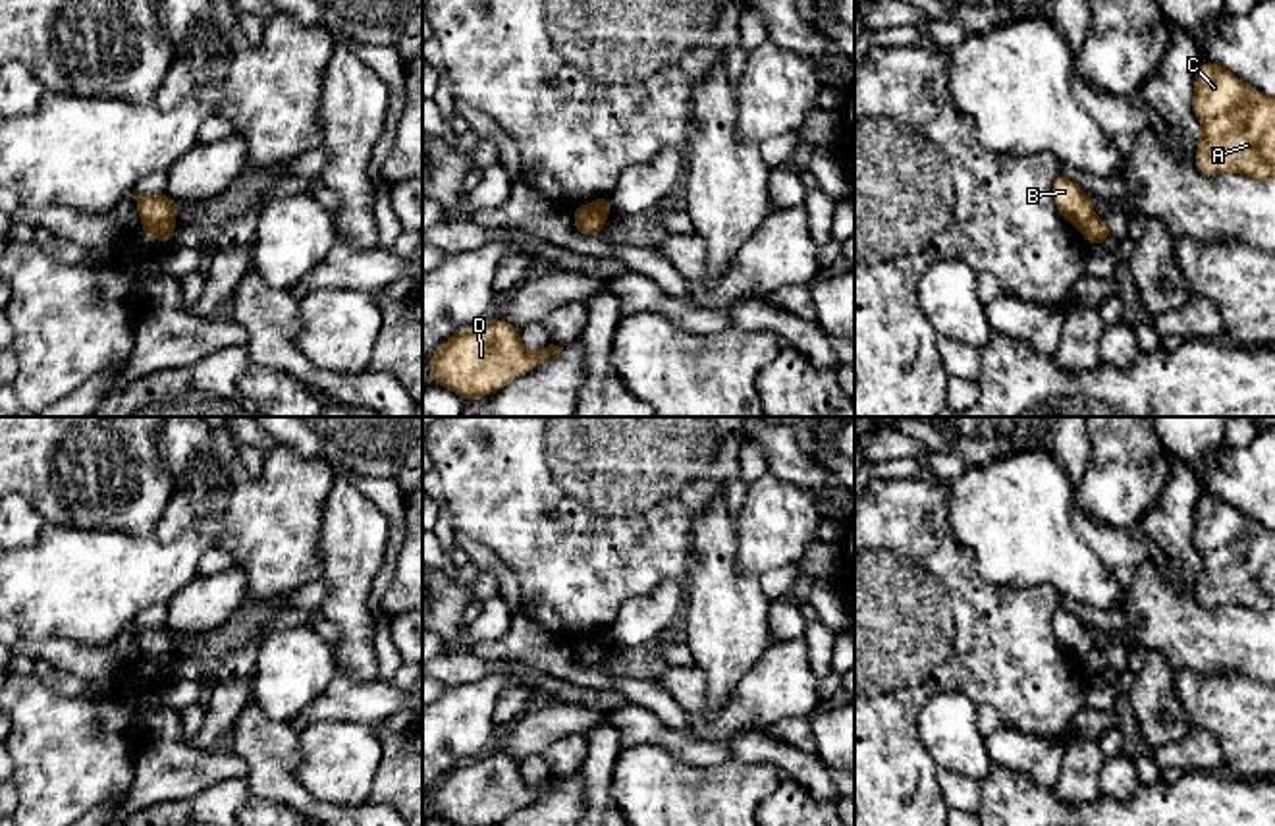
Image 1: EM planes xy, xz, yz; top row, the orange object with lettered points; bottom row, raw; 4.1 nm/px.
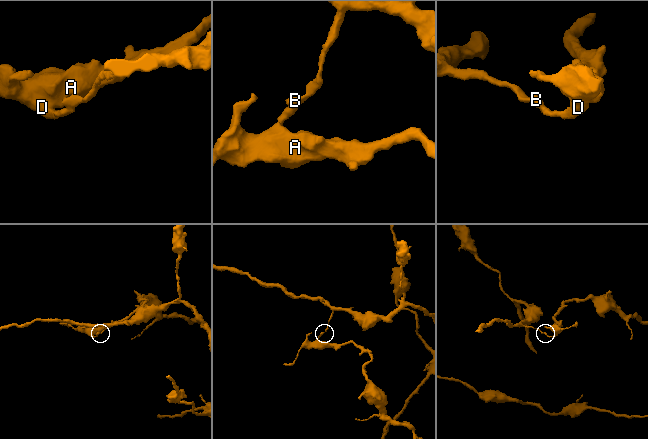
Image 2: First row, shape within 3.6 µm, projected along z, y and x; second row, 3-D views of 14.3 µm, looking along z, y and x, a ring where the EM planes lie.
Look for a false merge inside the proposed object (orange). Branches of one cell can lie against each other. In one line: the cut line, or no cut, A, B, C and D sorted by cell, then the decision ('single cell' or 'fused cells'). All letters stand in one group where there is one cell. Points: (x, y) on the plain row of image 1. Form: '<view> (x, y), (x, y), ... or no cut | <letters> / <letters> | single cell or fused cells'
xy (174, 653), (159, 653), (143, 662) | A C D / B | fused cells

